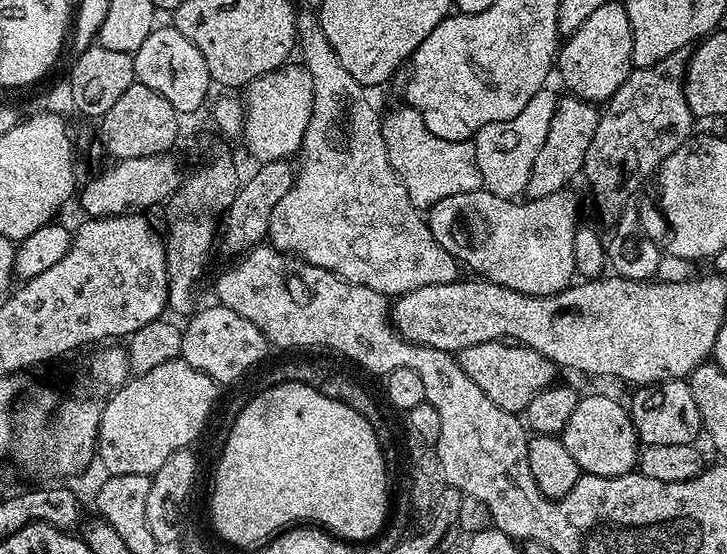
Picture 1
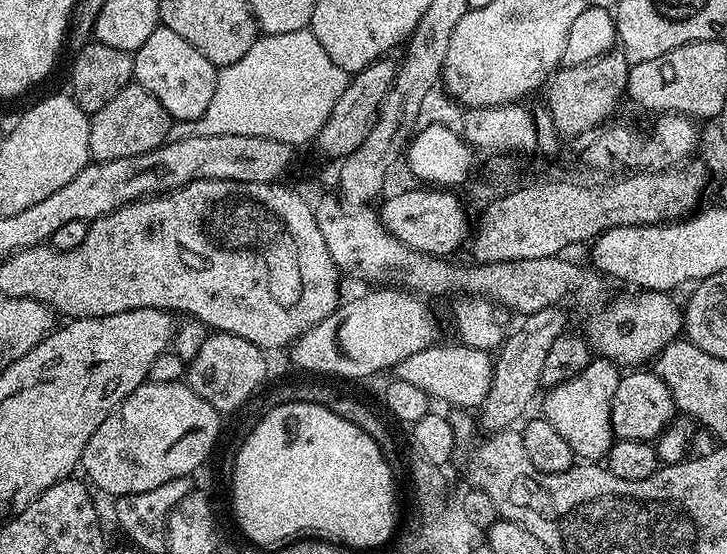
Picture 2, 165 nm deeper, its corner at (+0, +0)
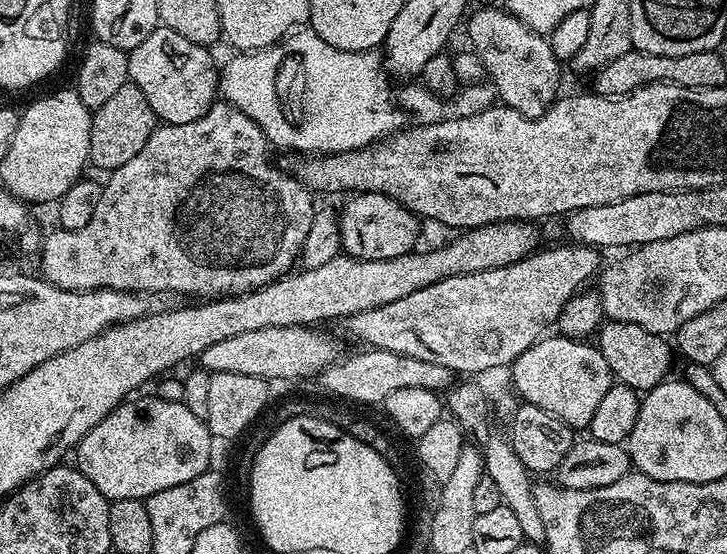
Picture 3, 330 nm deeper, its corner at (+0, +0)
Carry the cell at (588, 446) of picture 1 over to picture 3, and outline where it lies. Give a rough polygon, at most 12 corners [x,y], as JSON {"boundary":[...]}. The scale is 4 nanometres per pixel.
{"boundary":[[548,334],[512,361],[523,403],[587,429],[614,377],[595,343]]}

